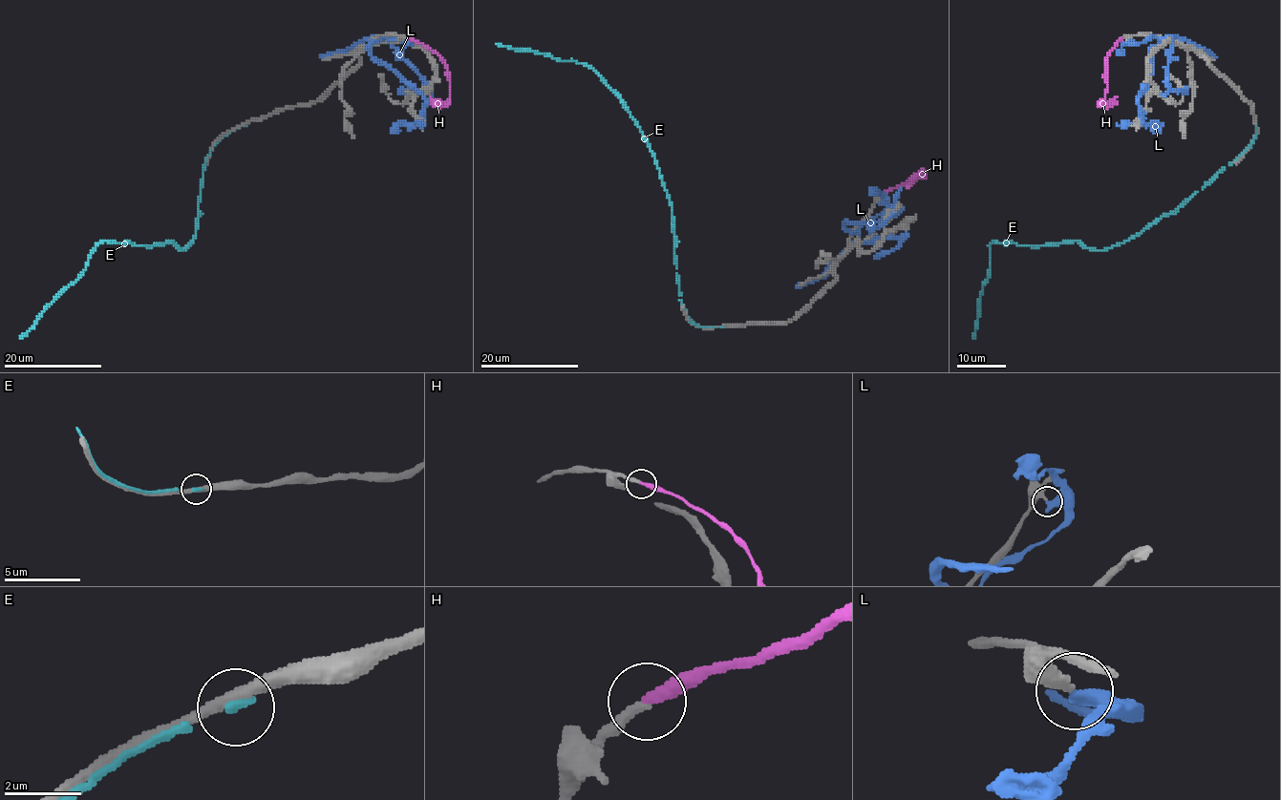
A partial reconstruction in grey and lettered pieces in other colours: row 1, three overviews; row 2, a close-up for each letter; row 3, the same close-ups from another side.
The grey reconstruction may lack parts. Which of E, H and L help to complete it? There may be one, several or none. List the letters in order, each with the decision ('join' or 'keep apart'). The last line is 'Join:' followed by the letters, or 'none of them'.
E: keep apart
H: join
L: keep apart
Join: H

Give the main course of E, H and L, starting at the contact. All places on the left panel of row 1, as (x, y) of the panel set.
E: (245, 125), (219, 139), (204, 161), (196, 234), (185, 248), (173, 241), (103, 241), (20, 339)
H: (409, 38), (429, 47), (446, 68), (449, 99), (437, 103), (431, 96)
L: (403, 41), (383, 37), (370, 46), (371, 54), (424, 99), (423, 114), (392, 134)

